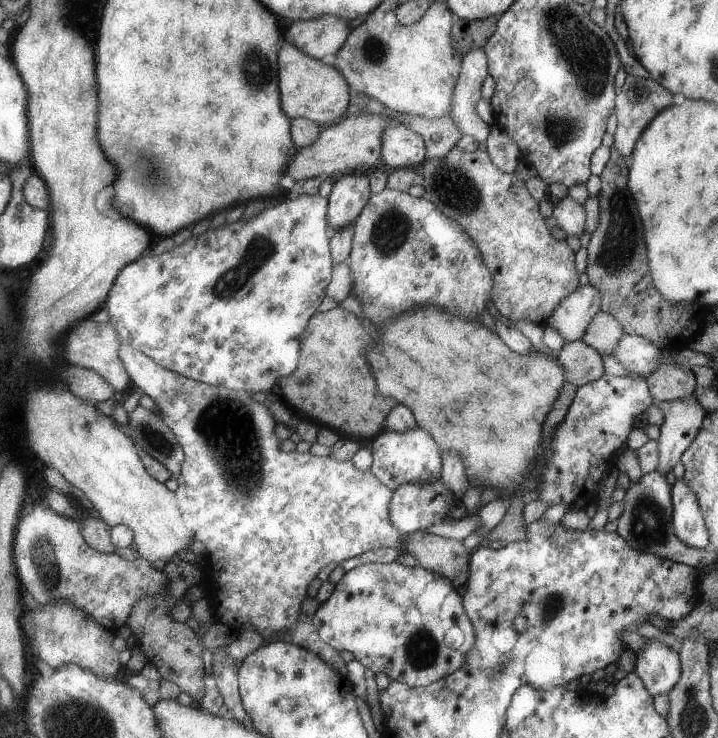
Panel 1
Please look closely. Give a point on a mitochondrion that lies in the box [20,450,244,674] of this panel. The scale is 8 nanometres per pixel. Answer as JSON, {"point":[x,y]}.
{"point":[48,562]}

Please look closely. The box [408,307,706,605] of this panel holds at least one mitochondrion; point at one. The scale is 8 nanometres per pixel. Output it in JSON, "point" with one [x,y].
{"point":[649,522]}

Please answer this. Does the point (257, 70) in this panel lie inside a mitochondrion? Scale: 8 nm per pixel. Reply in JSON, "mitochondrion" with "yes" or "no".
{"mitochondrion":"yes"}

